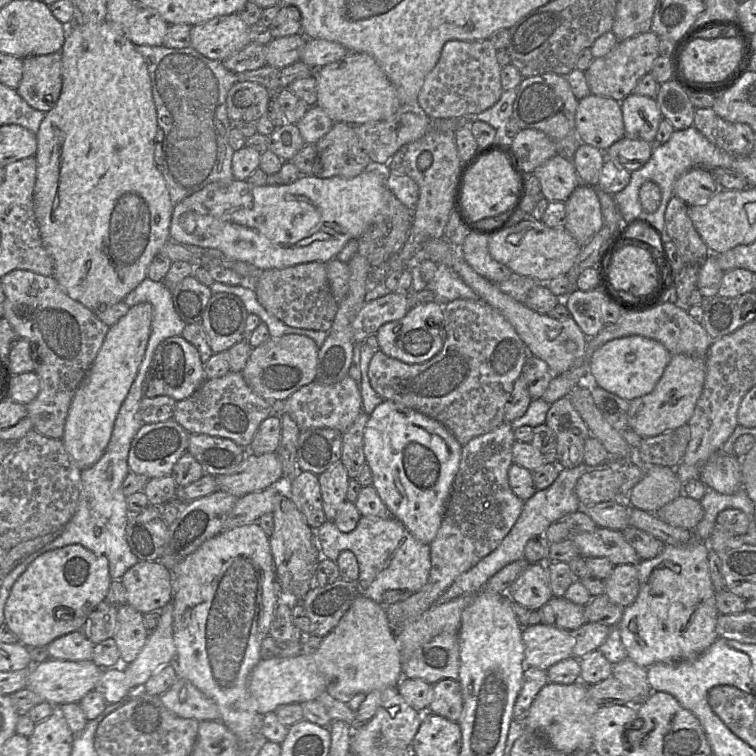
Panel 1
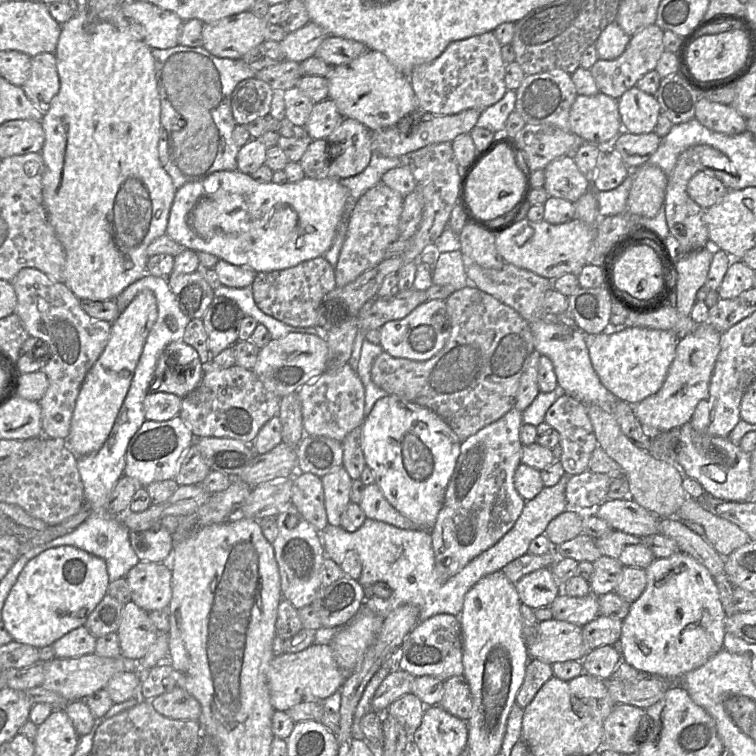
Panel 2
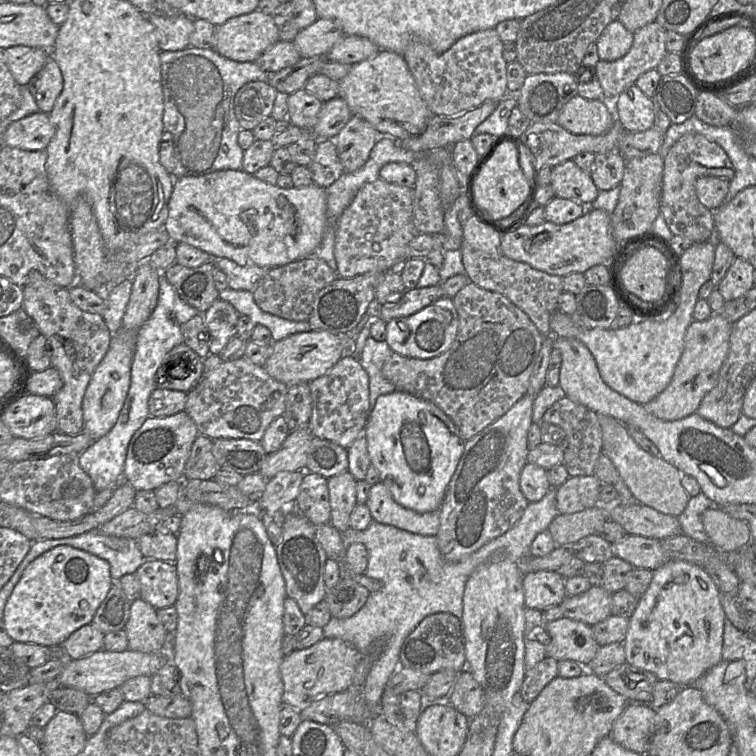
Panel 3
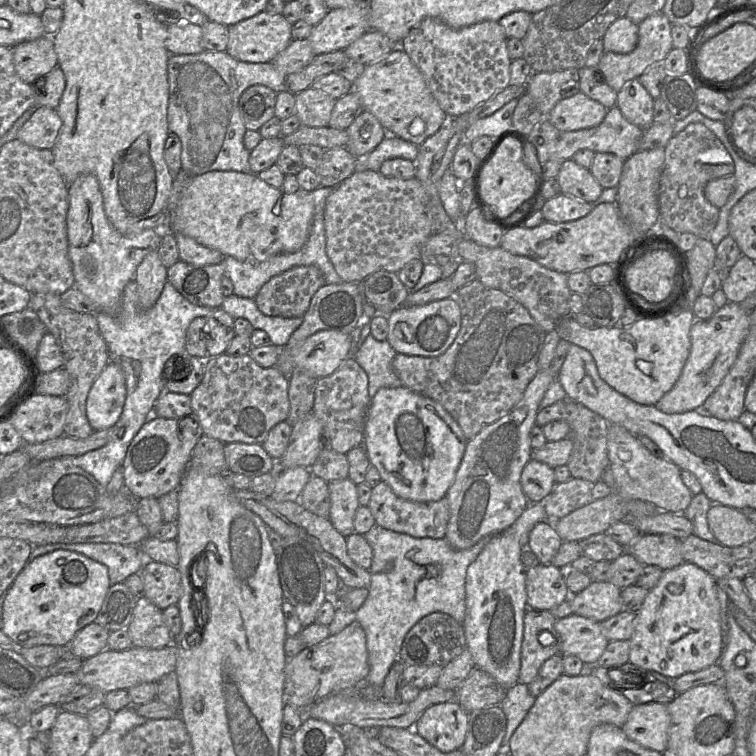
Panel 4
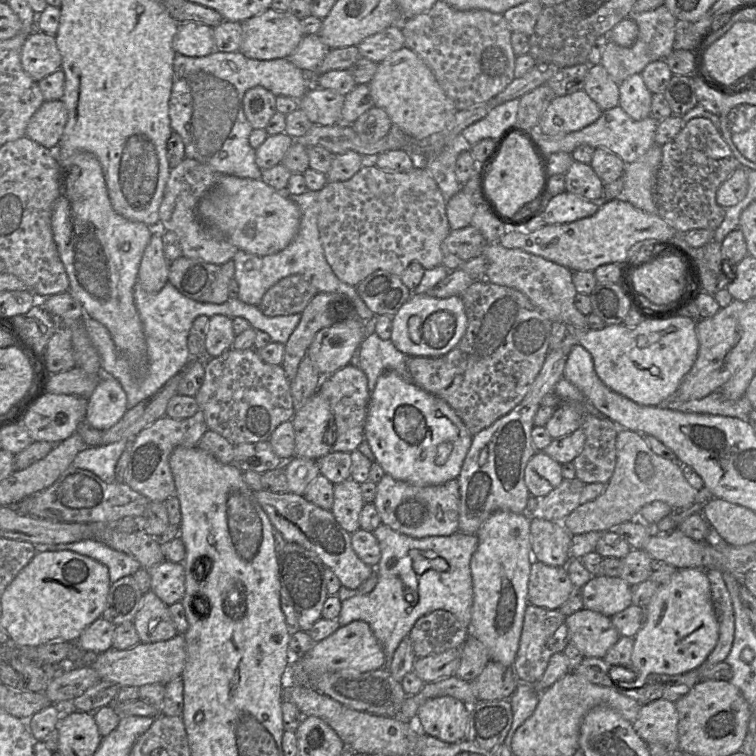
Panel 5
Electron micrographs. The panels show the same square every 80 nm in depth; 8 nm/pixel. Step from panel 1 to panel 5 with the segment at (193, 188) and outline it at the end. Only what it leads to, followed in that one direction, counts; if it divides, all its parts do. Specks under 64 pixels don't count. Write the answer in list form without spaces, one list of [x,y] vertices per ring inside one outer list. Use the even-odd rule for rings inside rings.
[[[213,52],[207,56],[189,57],[176,53],[173,62],[173,85],[169,100],[170,125],[184,143],[185,157],[211,166],[221,174],[240,178],[261,179],[262,170],[255,161],[255,150],[249,144],[253,127],[247,120],[243,109],[243,97],[246,91],[262,86],[276,97],[287,96],[300,100],[314,86],[317,77],[313,73],[296,67],[288,58],[257,60],[244,56],[240,52]]]

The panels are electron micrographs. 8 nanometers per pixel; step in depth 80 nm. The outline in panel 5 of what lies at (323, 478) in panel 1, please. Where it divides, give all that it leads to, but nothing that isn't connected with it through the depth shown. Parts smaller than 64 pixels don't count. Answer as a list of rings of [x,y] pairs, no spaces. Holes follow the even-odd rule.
[[[351,478],[334,484],[331,511],[340,526],[350,534],[360,529],[359,515],[365,505],[360,485]]]

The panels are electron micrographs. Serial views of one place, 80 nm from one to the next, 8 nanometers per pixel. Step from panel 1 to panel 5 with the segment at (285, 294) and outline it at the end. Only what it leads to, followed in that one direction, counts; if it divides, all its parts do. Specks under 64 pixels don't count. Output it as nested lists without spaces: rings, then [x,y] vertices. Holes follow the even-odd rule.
[[[293,274],[270,287],[258,307],[268,317],[302,313],[316,293],[308,277]]]

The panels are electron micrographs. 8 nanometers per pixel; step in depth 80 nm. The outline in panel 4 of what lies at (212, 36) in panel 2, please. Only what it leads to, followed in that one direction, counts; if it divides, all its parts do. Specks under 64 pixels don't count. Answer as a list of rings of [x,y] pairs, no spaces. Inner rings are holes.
[[[266,10],[228,26],[226,52],[249,63],[271,62],[293,40],[292,24],[282,14]]]

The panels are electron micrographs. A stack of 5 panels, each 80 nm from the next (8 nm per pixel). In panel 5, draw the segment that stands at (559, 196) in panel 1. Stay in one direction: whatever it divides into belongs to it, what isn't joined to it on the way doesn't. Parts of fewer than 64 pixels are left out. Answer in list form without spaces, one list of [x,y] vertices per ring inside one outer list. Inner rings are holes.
[[[573,161],[565,173],[565,190],[594,202],[604,201],[603,186],[590,164]]]

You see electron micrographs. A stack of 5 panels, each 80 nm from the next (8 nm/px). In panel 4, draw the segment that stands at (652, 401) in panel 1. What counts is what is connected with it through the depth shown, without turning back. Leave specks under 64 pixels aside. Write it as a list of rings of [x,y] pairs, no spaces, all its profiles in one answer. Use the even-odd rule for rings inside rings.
[[[727,302],[709,319],[695,319],[690,328],[689,356],[674,386],[655,404],[658,410],[667,414],[702,410],[705,400],[720,385],[738,356],[749,331],[750,312],[739,303]]]

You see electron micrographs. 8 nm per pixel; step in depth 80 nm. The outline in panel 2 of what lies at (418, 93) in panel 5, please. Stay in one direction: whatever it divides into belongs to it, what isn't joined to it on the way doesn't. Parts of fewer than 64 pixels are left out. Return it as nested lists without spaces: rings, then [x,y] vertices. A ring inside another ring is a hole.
[[[367,51],[364,55],[343,65],[333,66],[325,77],[328,80],[329,94],[343,118],[352,118],[371,131],[395,126],[403,117],[418,110],[418,101],[409,78],[399,72],[379,51]]]

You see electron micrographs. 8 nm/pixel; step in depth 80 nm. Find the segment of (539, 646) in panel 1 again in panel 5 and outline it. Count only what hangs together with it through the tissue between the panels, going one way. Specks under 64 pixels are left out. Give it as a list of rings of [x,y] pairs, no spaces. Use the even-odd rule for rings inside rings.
[[[582,609],[566,617],[568,643],[573,644],[584,658],[603,659],[606,652],[621,637],[611,617]]]

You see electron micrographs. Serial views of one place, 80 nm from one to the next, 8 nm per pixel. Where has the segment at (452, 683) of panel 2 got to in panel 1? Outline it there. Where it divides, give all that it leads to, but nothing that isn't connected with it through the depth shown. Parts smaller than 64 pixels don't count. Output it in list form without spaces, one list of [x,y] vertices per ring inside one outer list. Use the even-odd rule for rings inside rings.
[[[443,679],[433,684],[433,699],[428,711],[457,721],[462,713],[463,699],[458,680]]]

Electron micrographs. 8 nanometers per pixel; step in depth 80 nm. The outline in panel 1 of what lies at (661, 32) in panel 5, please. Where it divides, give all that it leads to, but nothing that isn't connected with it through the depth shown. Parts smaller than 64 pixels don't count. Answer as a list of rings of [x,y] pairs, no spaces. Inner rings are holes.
[[[653,31],[618,41],[605,56],[594,58],[585,70],[585,77],[591,94],[613,98],[621,102],[633,93],[637,82],[651,72],[659,55],[659,37]]]

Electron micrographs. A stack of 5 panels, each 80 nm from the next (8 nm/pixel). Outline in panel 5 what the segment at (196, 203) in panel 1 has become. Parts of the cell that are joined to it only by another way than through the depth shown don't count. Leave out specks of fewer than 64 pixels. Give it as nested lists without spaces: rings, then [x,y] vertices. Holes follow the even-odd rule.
[[[218,175],[215,186],[198,204],[202,221],[218,228],[239,250],[258,256],[275,254],[286,248],[296,236],[300,224],[297,204],[283,191],[277,191],[261,179]]]

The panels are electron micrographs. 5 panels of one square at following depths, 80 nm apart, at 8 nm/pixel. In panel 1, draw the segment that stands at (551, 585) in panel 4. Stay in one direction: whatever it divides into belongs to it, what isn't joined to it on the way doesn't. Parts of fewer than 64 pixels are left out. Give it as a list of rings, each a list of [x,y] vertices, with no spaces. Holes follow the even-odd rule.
[[[547,563],[529,564],[509,587],[506,595],[530,611],[540,609],[553,597]]]

